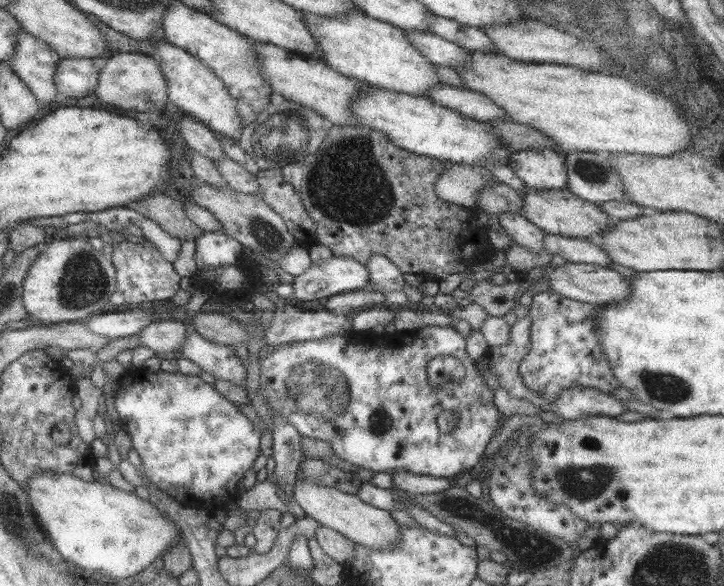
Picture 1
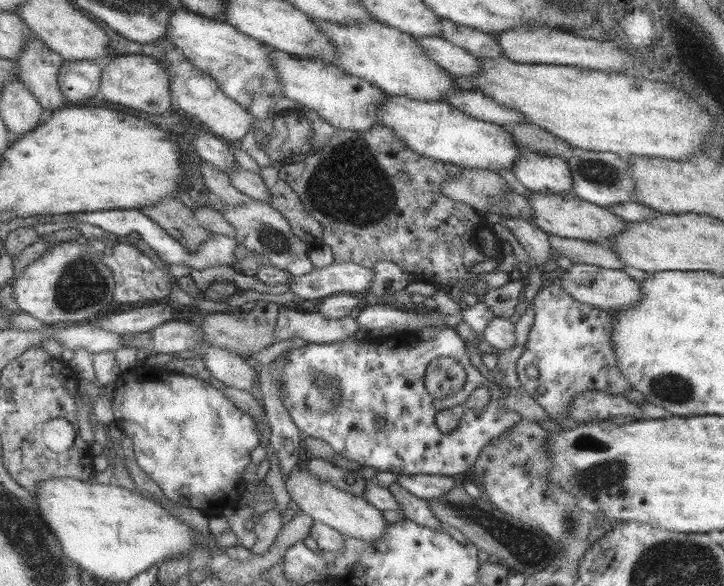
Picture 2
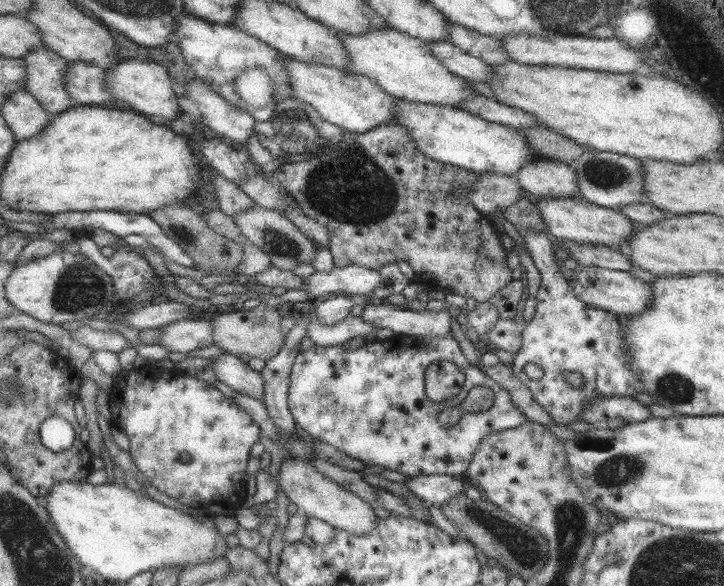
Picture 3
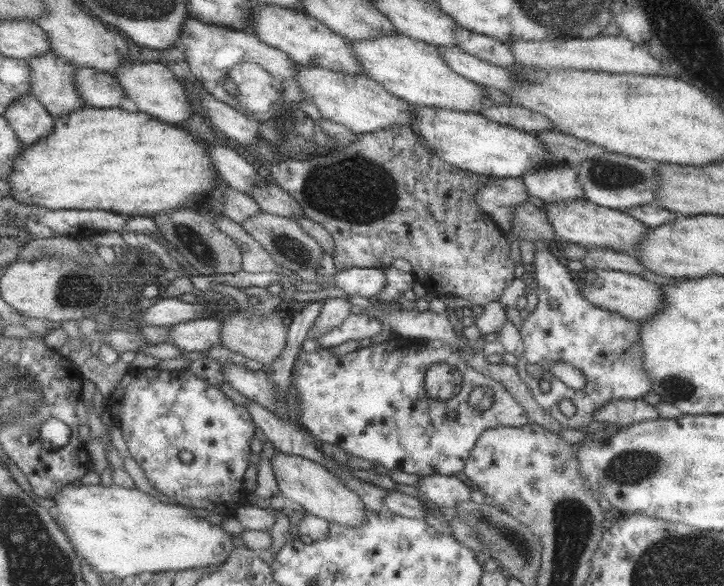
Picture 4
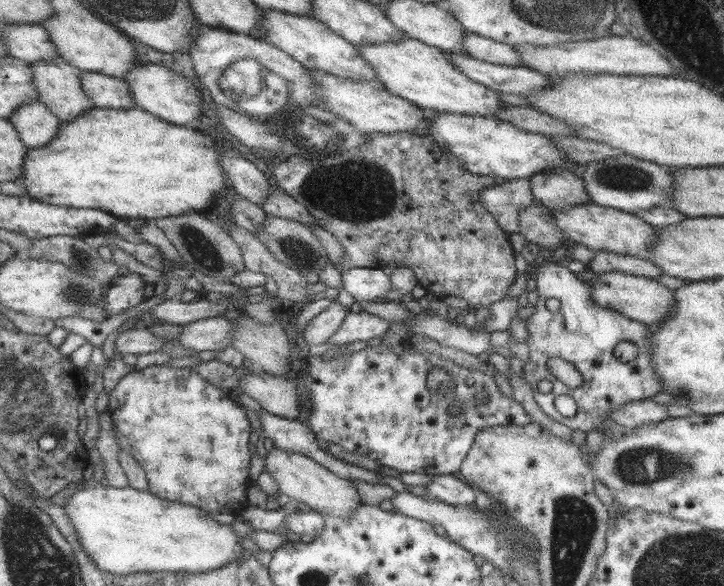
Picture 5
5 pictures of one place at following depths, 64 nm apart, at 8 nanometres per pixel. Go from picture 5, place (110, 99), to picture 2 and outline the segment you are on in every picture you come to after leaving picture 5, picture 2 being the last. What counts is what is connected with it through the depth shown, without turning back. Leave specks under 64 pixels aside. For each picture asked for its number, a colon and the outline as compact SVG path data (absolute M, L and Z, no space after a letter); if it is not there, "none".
2: M63 60L57 78L59 90L63 92L67 106L83 104L87 98L99 94L101 70L91 60Z
3: M69 62L63 88L69 92L71 106L101 106L113 104L113 98L105 90L105 70L89 62Z
4: M75 66L75 90L85 106L93 108L123 108L127 106L125 92L117 84L117 80L95 68L79 68Z

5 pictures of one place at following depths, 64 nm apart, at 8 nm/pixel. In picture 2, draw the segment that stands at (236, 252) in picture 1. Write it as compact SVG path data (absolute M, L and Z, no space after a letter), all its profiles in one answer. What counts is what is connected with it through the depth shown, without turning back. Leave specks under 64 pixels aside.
M113 208L113 210L103 210L103 212L91 212L91 214L85 214L85 216L77 214L75 220L77 222L83 220L83 222L87 222L91 226L107 230L109 234L117 236L117 240L127 240L127 236L131 232L137 232L141 236L141 240L155 252L157 260L161 260L167 266L185 264L185 266L191 266L191 270L197 270L197 272L199 270L209 270L209 268L219 268L219 266L229 266L229 268L235 266L235 248L239 246L235 238L211 234L211 238L207 238L205 242L201 242L201 246L197 248L197 252L191 254L177 240L173 240L171 236L167 236L165 230L161 230L157 224L153 224L153 220L149 216L145 216L145 214L141 214L139 210L133 210L133 208L129 208L129 210L117 210L117 208Z

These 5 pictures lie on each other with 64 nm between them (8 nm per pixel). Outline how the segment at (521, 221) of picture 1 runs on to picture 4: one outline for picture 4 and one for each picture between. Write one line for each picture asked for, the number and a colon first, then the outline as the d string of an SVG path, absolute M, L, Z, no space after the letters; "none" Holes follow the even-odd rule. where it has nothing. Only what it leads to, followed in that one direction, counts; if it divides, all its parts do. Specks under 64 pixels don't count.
2: M505 216L505 218L499 218L501 226L505 226L509 230L509 234L513 234L513 238L521 244L521 248L525 250L527 258L531 260L531 264L535 266L541 266L545 264L551 248L547 244L549 240L549 234L545 234L543 230L539 230L533 222L529 220L523 220L521 216L519 218L511 218L511 216Z
3: M517 230L517 234L521 236L521 244L525 246L529 258L533 260L533 266L539 270L541 274L541 286L537 290L535 296L535 316L525 324L523 332L521 332L521 350L513 356L513 376L517 376L517 380L521 382L521 386L527 386L531 390L533 400L545 410L549 412L549 416L553 418L555 424L565 424L565 422L575 422L579 418L579 414L583 412L585 404L589 398L593 396L631 396L635 392L641 392L641 384L635 382L635 378L631 376L631 372L627 370L627 366L623 364L625 360L625 332L623 332L623 322L619 316L607 314L603 310L595 310L589 308L587 304L575 300L575 296L569 290L569 282L559 274L561 264L557 262L557 258L553 256L553 242L551 236L545 230ZM527 364L535 364L543 376L541 380L529 380L523 374L523 368ZM575 372L581 376L581 386L569 386L565 380L565 374Z
4: M533 242L533 270L535 270L535 296L537 308L521 324L523 354L515 360L515 372L519 380L533 392L533 400L547 410L563 428L579 428L593 422L595 410L599 410L609 400L641 400L651 392L651 384L641 368L641 342L639 342L639 322L621 318L619 314L605 312L587 304L579 292L577 282L569 276L569 268L561 264L561 258L555 254L553 244ZM553 362L563 362L585 376L585 388L573 390L559 382L545 370L545 376L533 378L525 372L527 364L537 364L547 368ZM539 382L547 382L549 390L541 392ZM559 400L571 400L575 414L571 418L559 412Z

